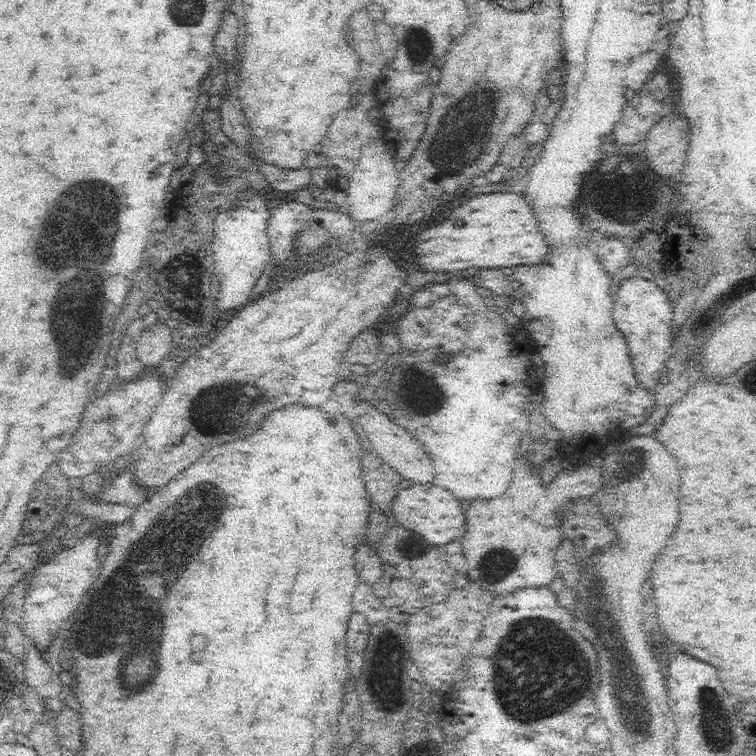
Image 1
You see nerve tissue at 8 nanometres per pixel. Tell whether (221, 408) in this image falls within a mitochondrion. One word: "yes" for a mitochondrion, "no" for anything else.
yes

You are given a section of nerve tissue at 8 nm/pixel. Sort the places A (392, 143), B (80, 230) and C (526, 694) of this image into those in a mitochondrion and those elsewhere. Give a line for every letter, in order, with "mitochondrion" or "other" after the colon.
A: other
B: mitochondrion
C: mitochondrion

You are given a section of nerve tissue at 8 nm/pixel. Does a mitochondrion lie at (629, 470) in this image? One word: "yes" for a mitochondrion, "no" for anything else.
no

